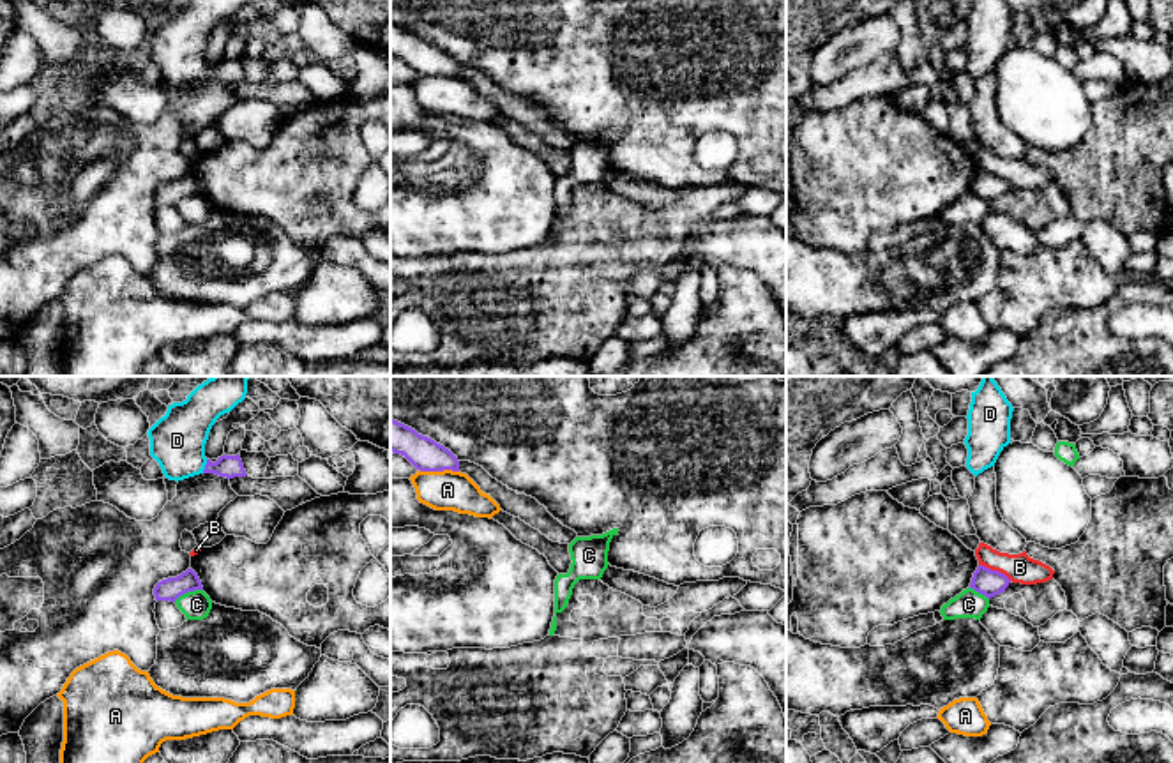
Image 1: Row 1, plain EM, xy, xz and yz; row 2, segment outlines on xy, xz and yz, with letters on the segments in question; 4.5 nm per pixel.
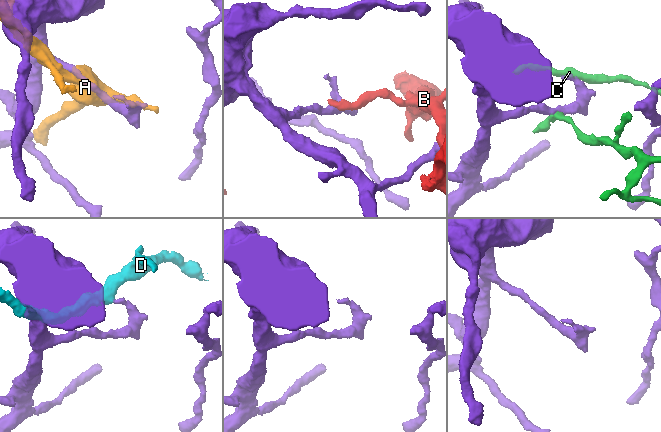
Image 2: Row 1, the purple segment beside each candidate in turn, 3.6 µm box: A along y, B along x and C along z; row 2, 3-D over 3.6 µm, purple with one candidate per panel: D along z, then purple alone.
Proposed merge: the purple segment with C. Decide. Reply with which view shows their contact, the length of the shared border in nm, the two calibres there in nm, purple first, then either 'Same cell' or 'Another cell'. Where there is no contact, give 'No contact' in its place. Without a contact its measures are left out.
Touches purple in xy. Shared border 150 nm. Thickness 100 nm (purple) against 130 nm. Another cell

